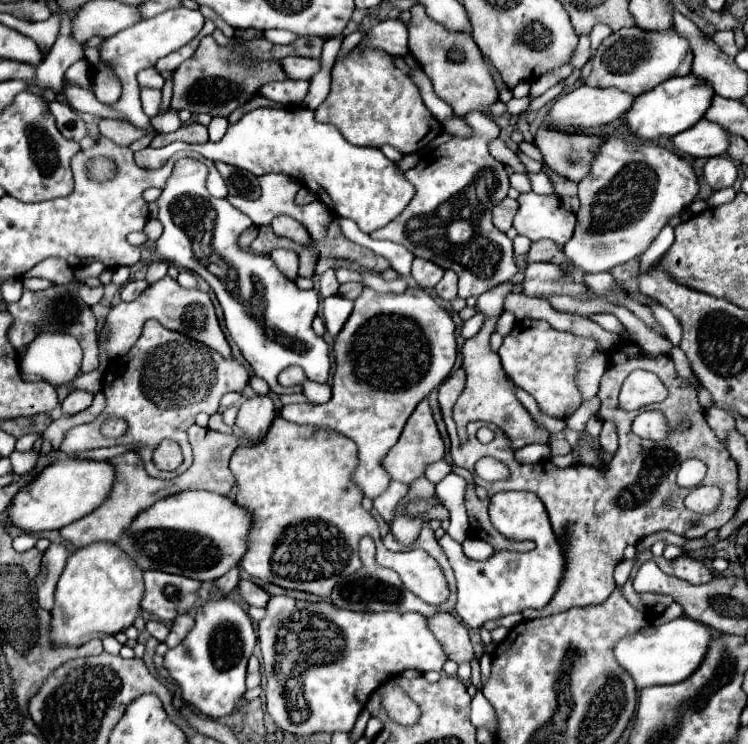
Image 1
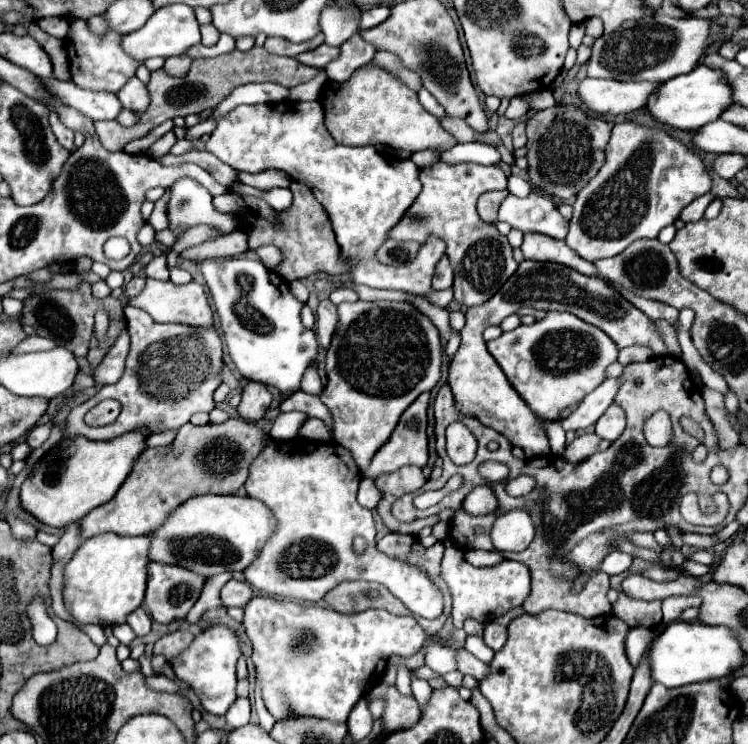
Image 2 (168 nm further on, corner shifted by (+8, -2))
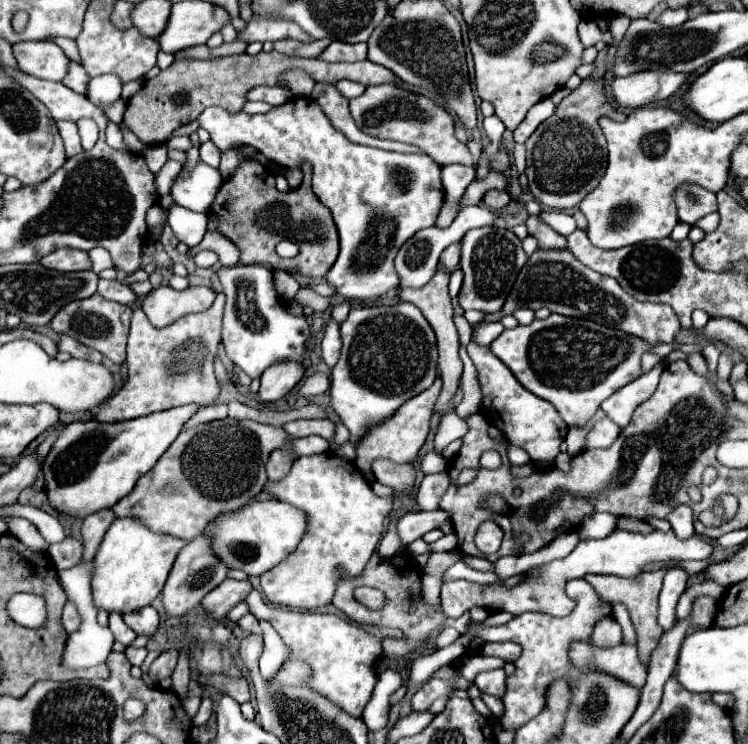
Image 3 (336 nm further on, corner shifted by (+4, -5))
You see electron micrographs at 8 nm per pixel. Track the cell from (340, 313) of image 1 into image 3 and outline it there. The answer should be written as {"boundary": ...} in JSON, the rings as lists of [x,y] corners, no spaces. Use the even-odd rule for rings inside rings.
{"boundary":[[[333,319],[325,325],[321,351],[323,351],[321,357],[327,363],[327,367],[335,367],[335,363],[339,361],[339,353],[341,353],[341,337],[339,337],[339,325]]]}

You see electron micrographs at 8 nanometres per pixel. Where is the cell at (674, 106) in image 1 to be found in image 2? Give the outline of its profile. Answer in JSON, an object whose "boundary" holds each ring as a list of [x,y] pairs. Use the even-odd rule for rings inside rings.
{"boundary":[[[697,66],[685,76],[663,82],[647,100],[649,114],[665,126],[677,130],[697,130],[707,122],[721,116],[721,112],[731,104],[731,88],[727,80],[719,74],[719,70],[711,70],[707,66]]]}

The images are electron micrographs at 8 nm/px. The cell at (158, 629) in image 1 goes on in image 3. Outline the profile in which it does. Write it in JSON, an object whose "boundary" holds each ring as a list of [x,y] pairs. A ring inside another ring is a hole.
{"boundary":[[[147,605],[147,607],[141,607],[137,611],[131,611],[131,613],[125,613],[123,615],[123,621],[135,631],[135,633],[147,633],[147,635],[153,635],[157,631],[157,625],[159,625],[159,613]]]}

